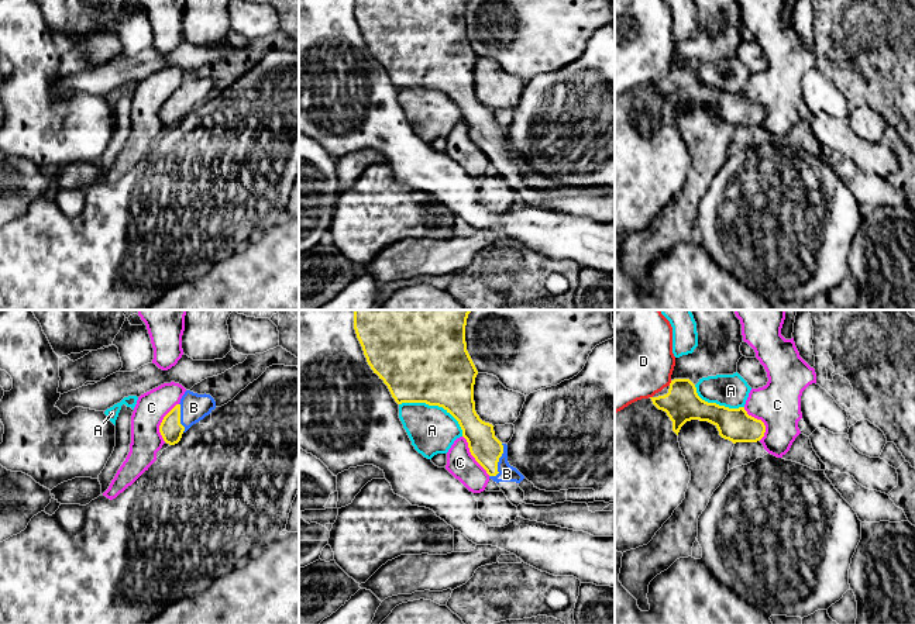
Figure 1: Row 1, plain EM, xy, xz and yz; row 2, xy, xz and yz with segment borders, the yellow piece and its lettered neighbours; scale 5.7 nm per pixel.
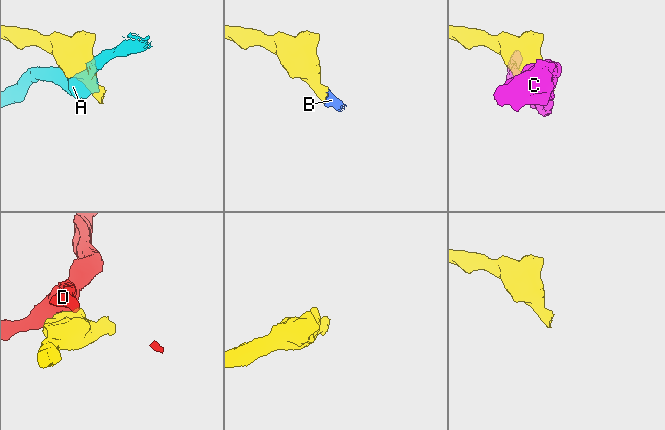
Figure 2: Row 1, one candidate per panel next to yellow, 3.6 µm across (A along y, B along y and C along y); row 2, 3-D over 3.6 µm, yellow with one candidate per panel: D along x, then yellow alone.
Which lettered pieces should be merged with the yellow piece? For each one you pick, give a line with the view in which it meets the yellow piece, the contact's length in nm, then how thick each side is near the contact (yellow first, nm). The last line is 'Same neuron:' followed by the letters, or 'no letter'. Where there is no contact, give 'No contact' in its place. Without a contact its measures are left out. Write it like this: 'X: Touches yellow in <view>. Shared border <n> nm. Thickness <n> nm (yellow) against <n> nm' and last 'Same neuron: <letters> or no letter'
B: Touches yellow in xz. Shared border 200 nm. Thickness 170 nm (yellow) against 100 nm
Same neuron: B

